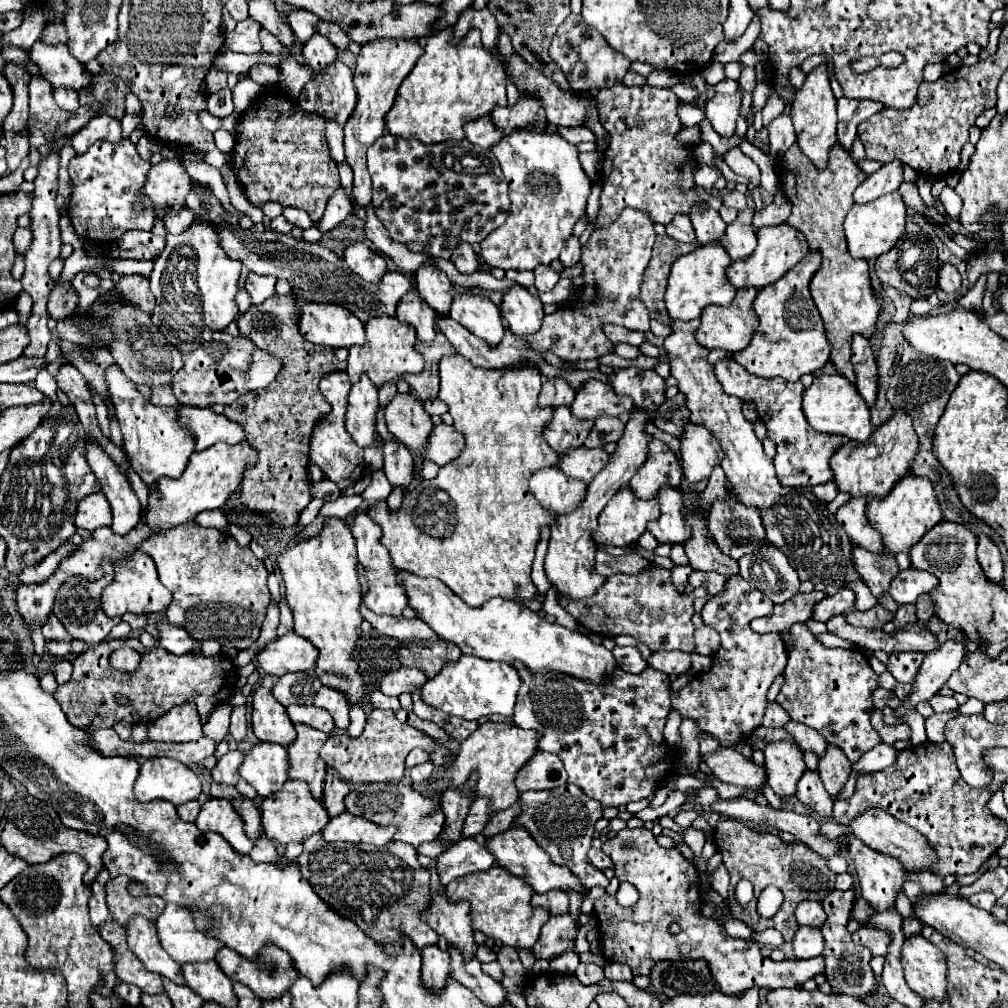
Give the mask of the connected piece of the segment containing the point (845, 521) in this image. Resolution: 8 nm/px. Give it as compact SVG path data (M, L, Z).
M858 497L858 499L850 499L844 507L838 509L836 519L840 523L840 527L850 535L852 543L870 551L870 553L888 553L886 545L882 543L882 535L878 535L878 531L874 531L874 527L870 527L868 519L866 519L866 499Z

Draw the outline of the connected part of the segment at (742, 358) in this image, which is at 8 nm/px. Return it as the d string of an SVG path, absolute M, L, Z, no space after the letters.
M812 251L796 267L792 267L780 281L758 291L758 297L754 299L754 311L760 319L758 331L754 333L752 343L744 351L732 355L732 359L752 375L764 379L782 377L786 381L798 381L804 373L814 373L828 363L830 341L826 339L820 313L808 289L810 279L818 271L820 263L822 263L820 253Z

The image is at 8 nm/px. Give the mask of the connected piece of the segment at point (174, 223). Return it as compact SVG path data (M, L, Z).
M184 207L178 215L170 215L164 225L166 225L168 233L182 233L182 231L186 231L186 227L190 227L192 221L194 221L194 215L190 215L190 211Z

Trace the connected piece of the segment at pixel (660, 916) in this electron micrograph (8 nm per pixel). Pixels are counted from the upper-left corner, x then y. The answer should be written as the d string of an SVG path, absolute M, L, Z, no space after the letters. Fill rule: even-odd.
M622 829L608 843L602 845L602 851L612 857L616 865L618 881L632 883L640 899L628 911L618 905L616 897L604 895L594 901L594 915L598 919L602 955L606 961L626 963L632 967L634 975L648 975L652 971L652 961L660 959L682 959L680 945L690 945L688 959L704 959L720 985L720 991L726 995L744 995L750 987L800 987L816 973L824 971L824 959L784 959L780 963L762 957L758 943L746 939L734 939L724 935L722 925L714 919L700 917L702 907L702 881L692 861L682 857L676 849L662 849L650 829ZM678 923L682 931L672 937L668 925Z

